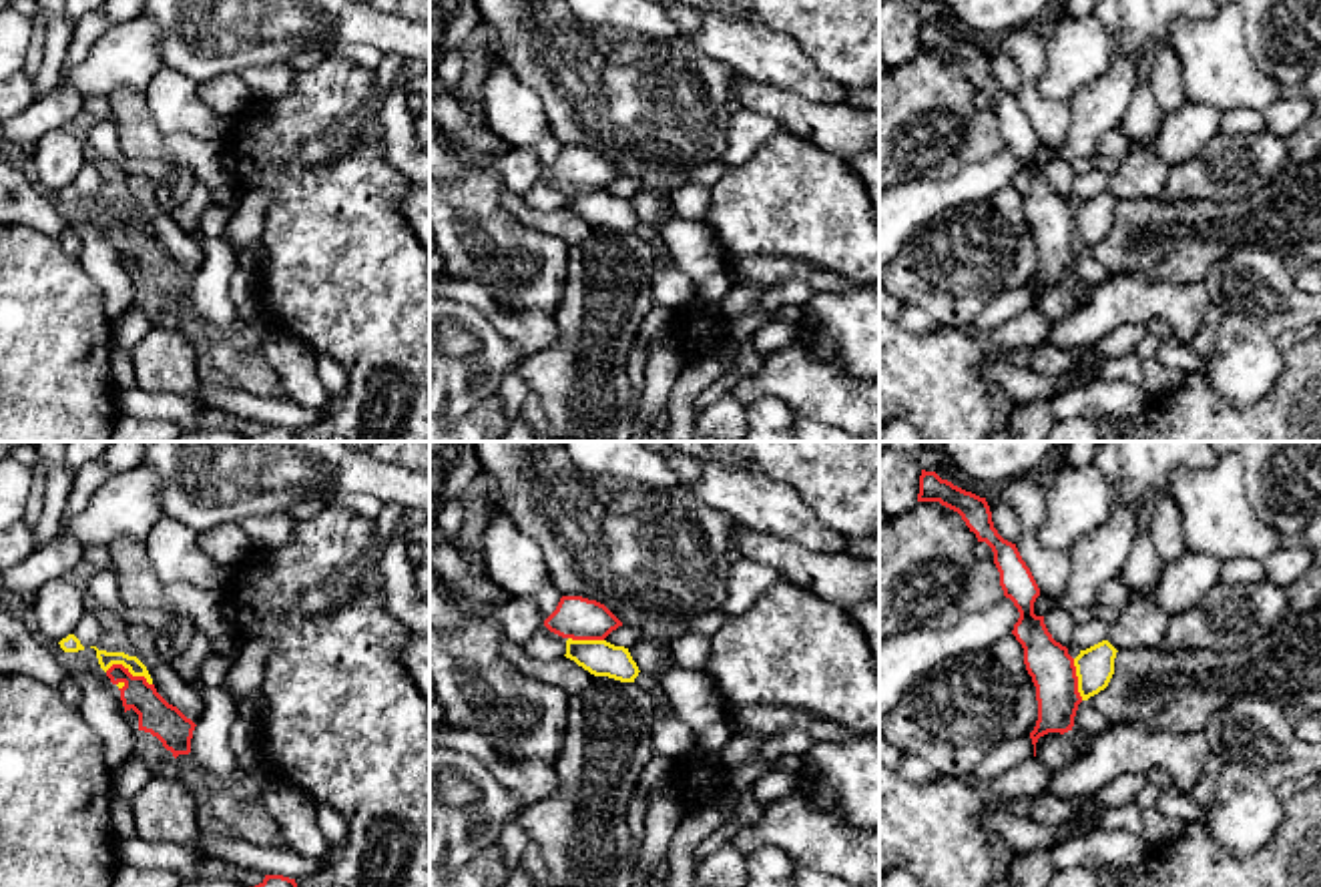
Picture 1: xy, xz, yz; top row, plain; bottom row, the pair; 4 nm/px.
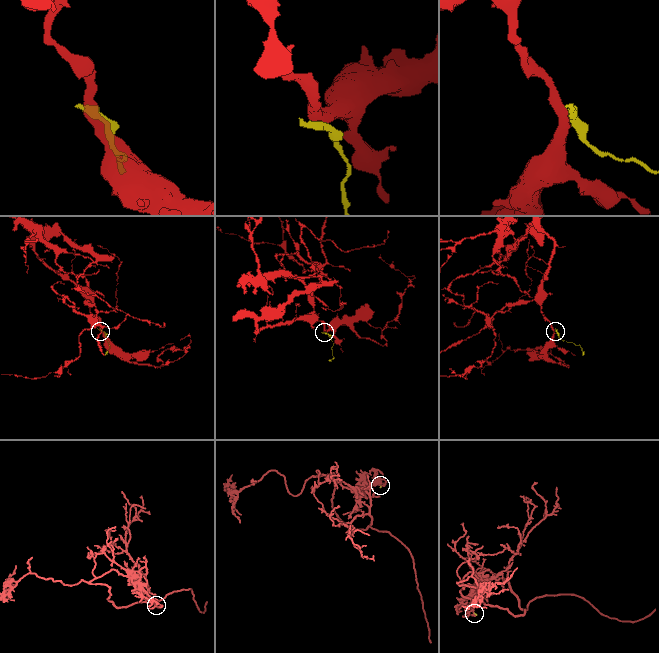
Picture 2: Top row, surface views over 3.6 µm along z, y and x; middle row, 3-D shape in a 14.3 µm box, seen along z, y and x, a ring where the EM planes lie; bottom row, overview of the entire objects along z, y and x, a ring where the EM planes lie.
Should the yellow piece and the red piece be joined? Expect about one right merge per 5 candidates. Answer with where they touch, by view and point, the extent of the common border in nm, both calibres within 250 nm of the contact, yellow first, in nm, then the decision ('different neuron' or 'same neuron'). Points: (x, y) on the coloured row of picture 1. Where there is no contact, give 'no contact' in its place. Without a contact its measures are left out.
meets yellow in xy at (129, 671); contact 200 nm long; 70 nm thick on the yellow side, 140 nm on the other; different neuron

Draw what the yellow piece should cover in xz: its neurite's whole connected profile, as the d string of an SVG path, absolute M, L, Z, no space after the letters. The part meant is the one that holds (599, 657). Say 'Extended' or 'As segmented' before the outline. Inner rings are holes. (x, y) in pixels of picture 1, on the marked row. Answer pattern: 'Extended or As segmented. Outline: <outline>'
As segmented. Outline: M566 640L566 658L594 676L608 676L620 682L634 682L638 666L628 648L614 646L606 640Z

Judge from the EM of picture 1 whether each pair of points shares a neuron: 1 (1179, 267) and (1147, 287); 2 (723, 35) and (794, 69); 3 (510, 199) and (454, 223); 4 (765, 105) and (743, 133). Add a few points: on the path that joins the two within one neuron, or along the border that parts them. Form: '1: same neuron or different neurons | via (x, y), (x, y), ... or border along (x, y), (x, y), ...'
1: different neurons | border along (1117, 273), (1153, 273), (1173, 281), (1201, 281)
2: same neuron | via (741, 43), (775, 59)
3: different neurons | border along (504, 187), (500, 201), (541, 231)
4: different neurons | border along (745, 107), (773, 117), (781, 129)

